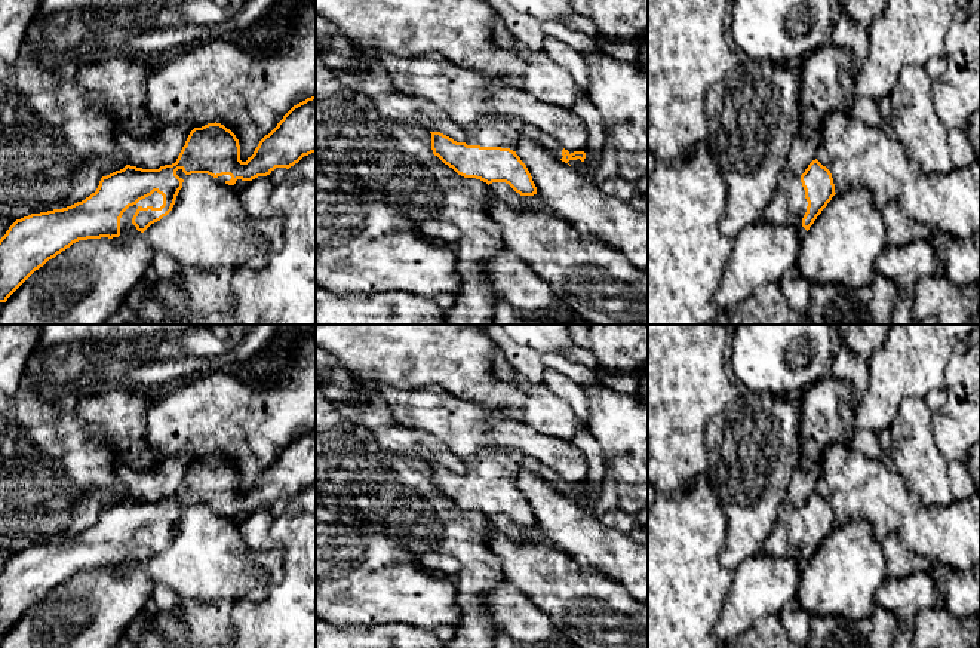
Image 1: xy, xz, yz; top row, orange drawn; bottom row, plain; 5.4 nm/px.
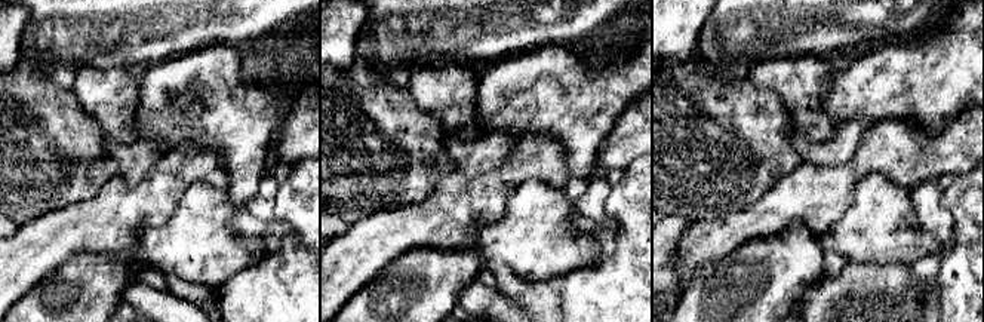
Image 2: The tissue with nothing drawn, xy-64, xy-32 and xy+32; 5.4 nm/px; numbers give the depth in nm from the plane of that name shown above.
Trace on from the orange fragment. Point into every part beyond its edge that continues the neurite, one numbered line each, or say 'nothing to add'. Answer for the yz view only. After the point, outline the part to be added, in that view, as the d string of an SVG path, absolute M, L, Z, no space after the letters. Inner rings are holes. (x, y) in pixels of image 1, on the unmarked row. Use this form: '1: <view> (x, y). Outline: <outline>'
1: yz (788, 539). Outline: M784 501L780 507L778 519L764 547L764 552L777 558L802 559L802 550L807 544L808 534L801 515L801 507Z

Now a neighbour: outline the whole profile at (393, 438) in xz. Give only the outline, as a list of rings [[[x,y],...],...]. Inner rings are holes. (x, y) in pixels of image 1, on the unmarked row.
[[[396,423],[372,429],[371,433],[384,451],[405,454],[428,464],[440,464],[457,475],[466,475],[464,460],[455,457],[434,434]]]

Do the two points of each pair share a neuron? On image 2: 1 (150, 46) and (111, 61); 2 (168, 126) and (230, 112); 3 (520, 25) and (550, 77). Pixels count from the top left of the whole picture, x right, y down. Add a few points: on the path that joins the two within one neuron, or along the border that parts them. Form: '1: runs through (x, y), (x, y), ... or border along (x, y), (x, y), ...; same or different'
1: runs through (141, 55), (120, 57); same
2: runs through (183, 114), (215, 112); same
3: border along (568, 43), (546, 43), (517, 54); different

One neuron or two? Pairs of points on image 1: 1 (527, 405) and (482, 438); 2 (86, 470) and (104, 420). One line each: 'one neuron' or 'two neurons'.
1: two neurons
2: two neurons

